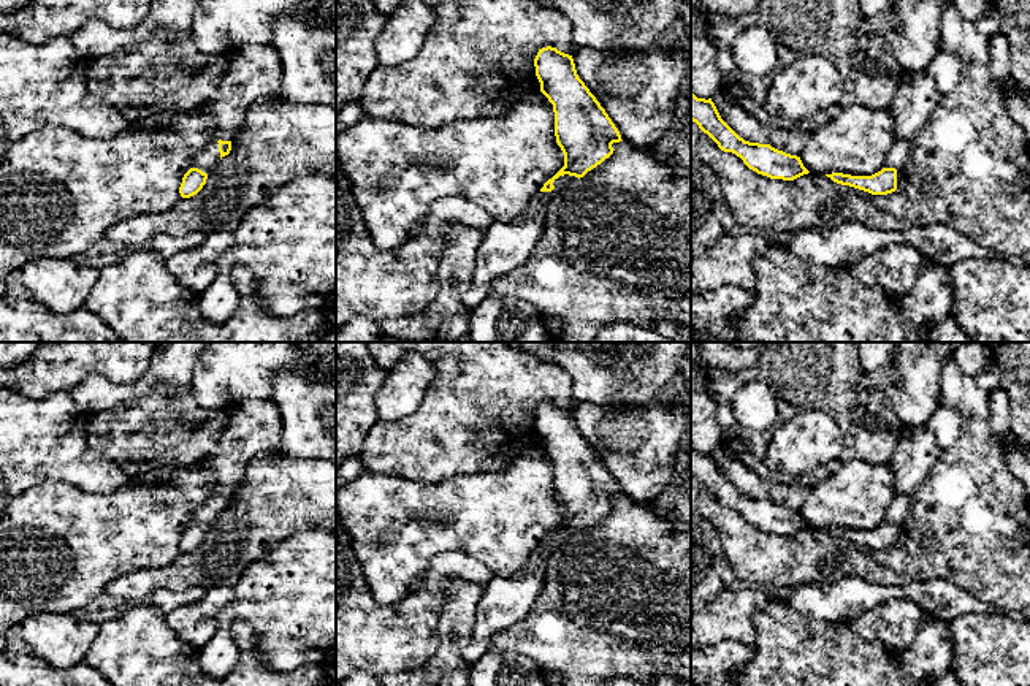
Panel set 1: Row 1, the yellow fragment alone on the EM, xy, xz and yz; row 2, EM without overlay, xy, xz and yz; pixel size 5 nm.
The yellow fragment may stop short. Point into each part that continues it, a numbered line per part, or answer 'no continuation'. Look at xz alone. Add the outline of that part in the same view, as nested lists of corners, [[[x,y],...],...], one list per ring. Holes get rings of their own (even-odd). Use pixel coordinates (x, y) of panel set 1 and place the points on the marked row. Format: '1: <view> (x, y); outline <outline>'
1: xz (506, 244); outline [[[559,176],[555,179],[551,192],[537,192],[529,206],[509,222],[493,222],[483,233],[477,247],[474,274],[469,290],[461,296],[461,306],[471,312],[491,295],[491,282],[523,265],[532,253],[544,234],[547,206],[550,200],[575,176]]]

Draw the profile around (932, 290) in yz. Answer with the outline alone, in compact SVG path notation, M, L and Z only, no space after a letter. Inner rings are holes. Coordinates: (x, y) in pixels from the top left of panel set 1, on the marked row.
M925 258L911 292L891 298L900 307L900 318L925 328L938 325L951 315L954 306L949 268L933 258Z

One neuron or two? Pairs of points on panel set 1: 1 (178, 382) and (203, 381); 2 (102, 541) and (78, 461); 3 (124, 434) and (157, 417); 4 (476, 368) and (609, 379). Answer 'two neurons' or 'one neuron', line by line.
1: two neurons
2: two neurons
3: one neuron
4: two neurons

